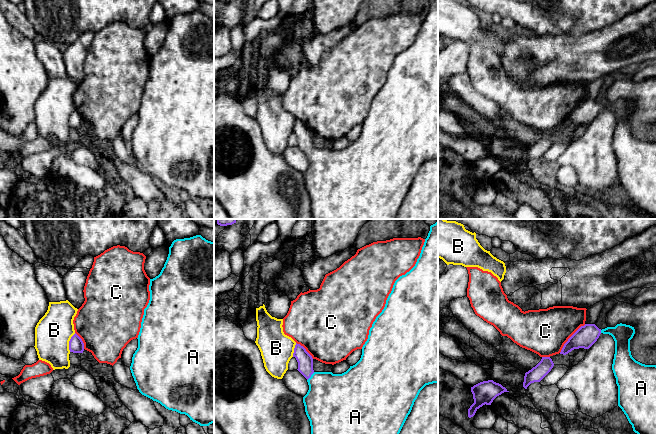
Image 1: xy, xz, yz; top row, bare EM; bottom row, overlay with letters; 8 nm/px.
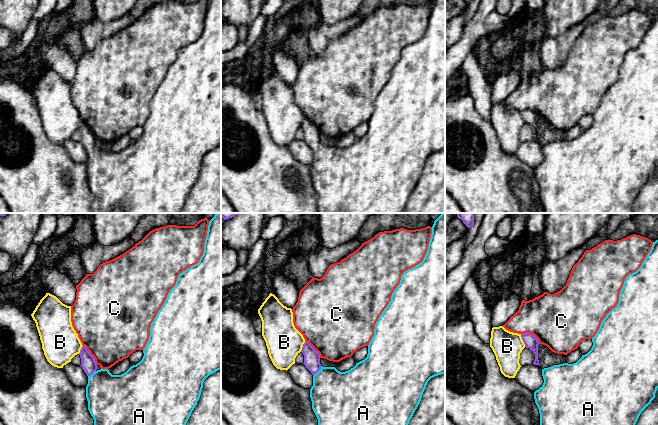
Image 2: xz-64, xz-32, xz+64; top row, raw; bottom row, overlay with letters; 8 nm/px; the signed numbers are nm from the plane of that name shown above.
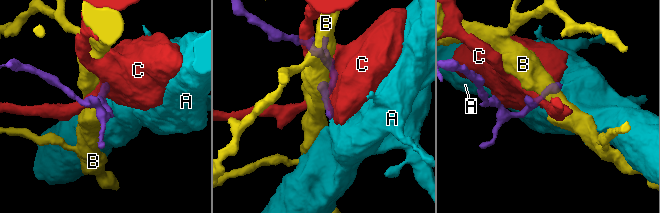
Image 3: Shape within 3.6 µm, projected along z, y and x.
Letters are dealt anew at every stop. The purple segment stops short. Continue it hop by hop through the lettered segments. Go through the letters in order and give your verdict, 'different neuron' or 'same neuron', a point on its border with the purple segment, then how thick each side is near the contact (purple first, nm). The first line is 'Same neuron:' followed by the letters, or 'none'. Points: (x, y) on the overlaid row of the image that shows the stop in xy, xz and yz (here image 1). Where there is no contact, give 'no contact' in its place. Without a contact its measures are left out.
Same neuron: A
A: same neuron | xz (310, 376) | 130/400 nm
B: different neuron | xy (69, 342) | 120/300 nm
C: different neuron | yz (570, 337) | 170/360 nm

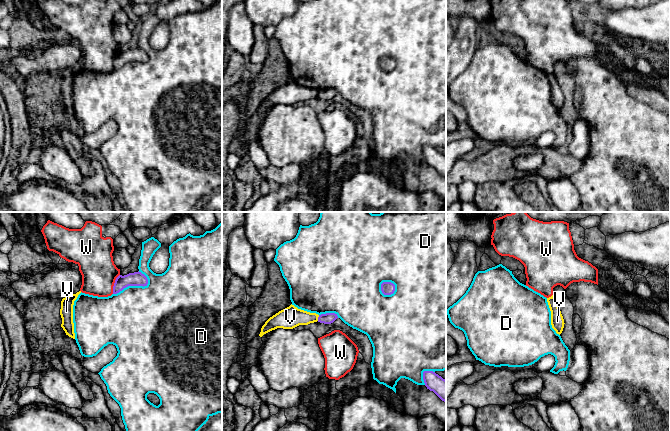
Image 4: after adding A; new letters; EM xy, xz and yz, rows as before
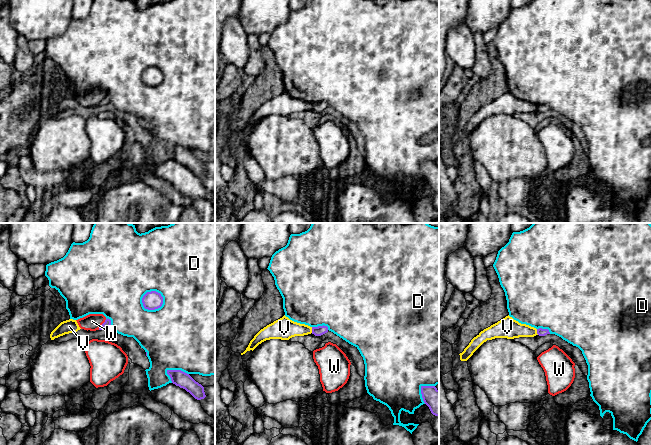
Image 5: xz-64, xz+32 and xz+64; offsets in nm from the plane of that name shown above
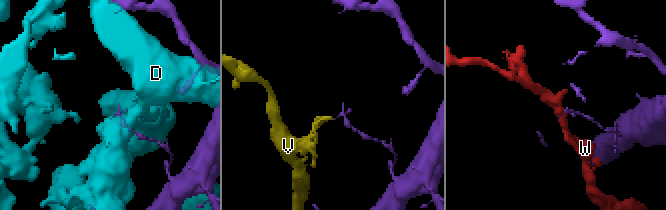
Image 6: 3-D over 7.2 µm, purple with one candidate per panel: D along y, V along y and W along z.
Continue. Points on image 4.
Same neuron: none
D: different neuron | xy (132, 285) | 110/480 nm
V: different neuron | xz (318, 318) | 90/170 nm
W: different neuron | xy (114, 284) | 110/280 nm

